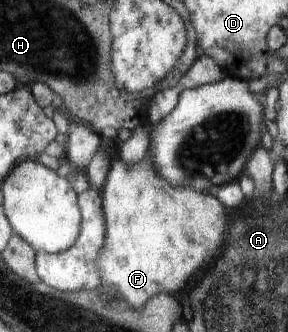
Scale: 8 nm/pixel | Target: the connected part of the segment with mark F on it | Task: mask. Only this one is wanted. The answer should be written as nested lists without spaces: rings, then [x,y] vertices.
[[[120,157],[116,159],[109,168],[101,196],[107,224],[107,240],[99,259],[100,288],[108,298],[122,297],[135,309],[141,310],[151,296],[160,292],[178,292],[196,272],[196,268],[204,268],[208,260],[212,260],[224,240],[228,218],[224,212],[225,206],[218,202],[214,191],[175,187],[157,171],[150,160],[144,159],[136,165],[128,165]]]

